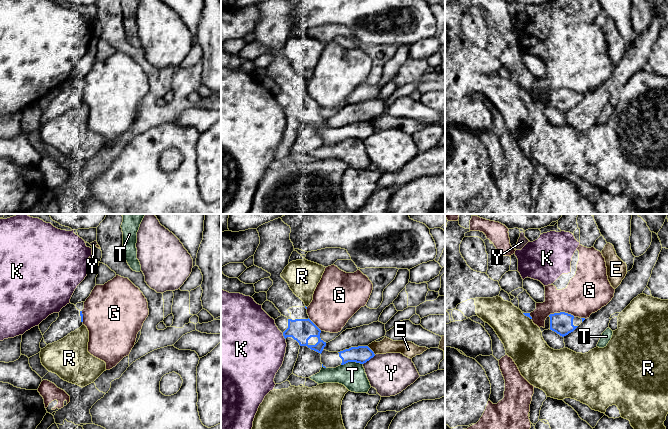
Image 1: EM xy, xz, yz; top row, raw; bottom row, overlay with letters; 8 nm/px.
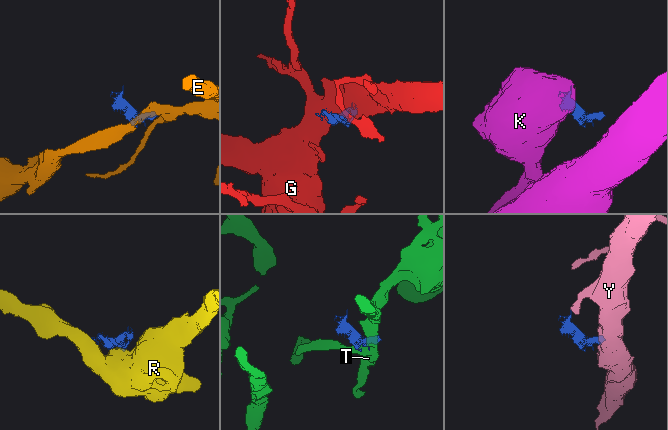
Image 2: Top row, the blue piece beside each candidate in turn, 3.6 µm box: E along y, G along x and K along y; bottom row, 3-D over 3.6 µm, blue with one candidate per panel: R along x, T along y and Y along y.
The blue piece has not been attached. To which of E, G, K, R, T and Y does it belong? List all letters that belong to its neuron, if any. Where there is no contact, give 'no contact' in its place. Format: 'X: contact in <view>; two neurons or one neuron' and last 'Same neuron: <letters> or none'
E: contact in xz; two neurons
G: contact in yz; two neurons
K: contact in xz; two neurons
R: contact in yz; two neurons
T: contact in xz; two neurons
Y: contact in xz; two neurons
Same neuron: none

